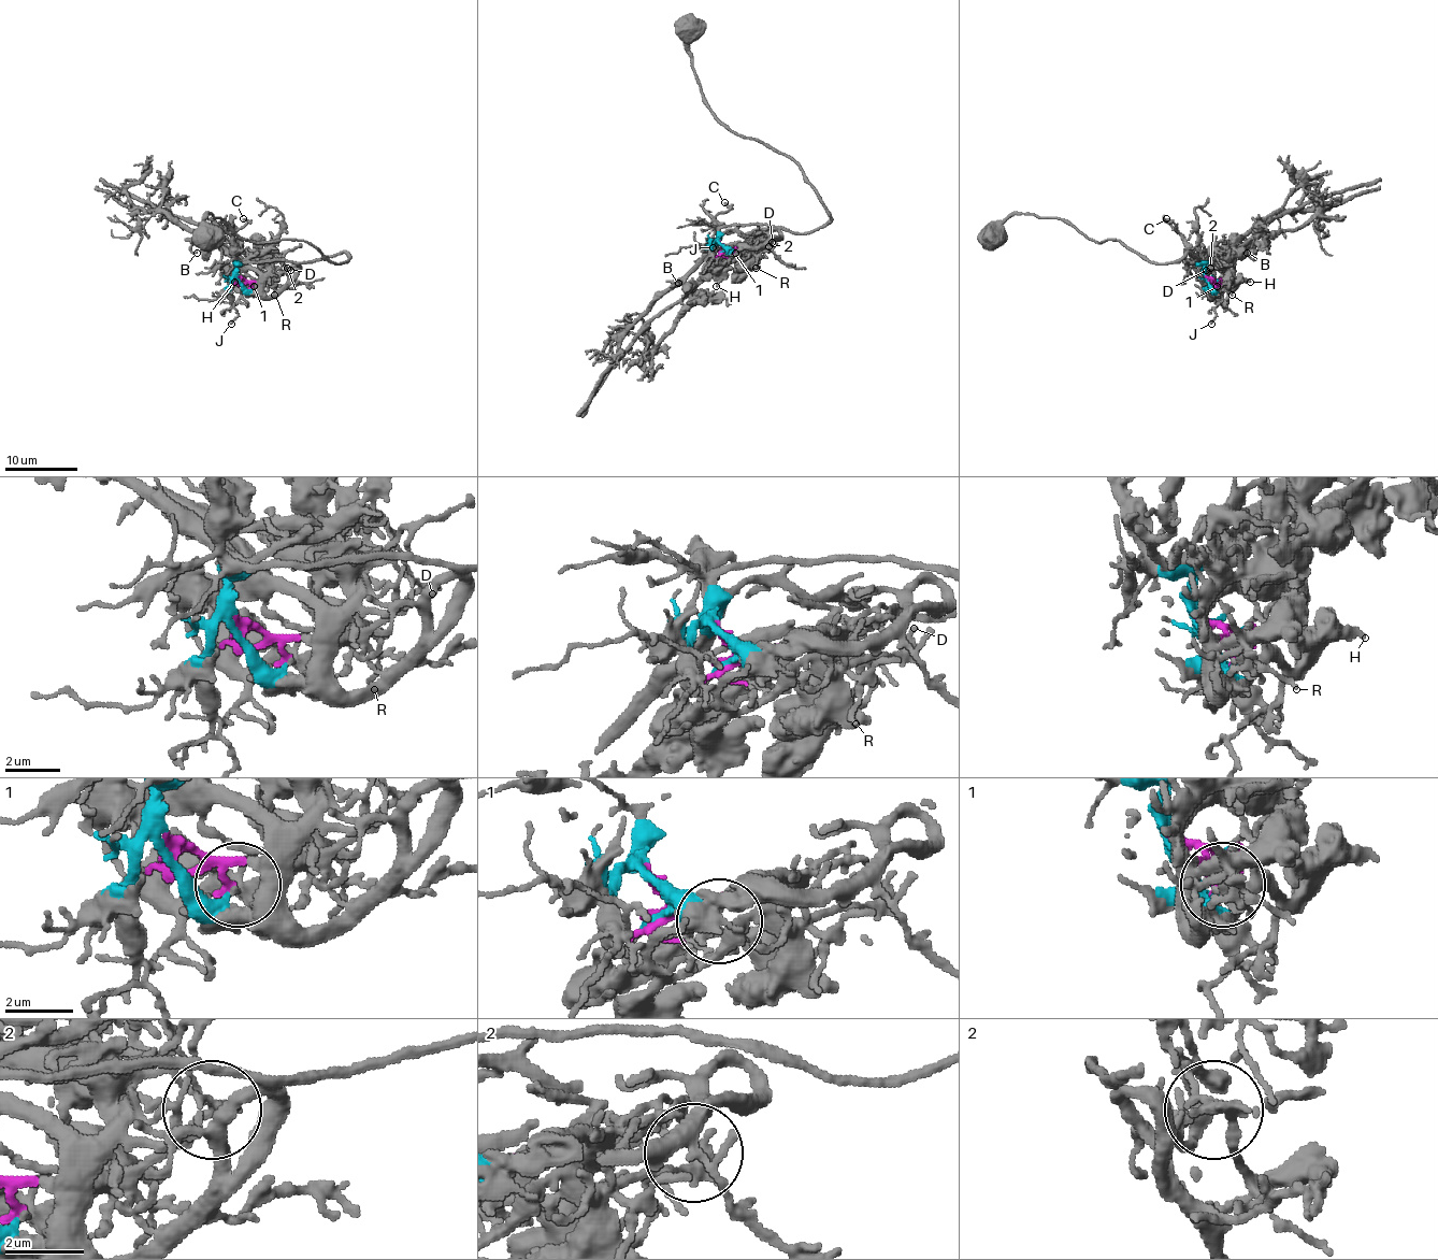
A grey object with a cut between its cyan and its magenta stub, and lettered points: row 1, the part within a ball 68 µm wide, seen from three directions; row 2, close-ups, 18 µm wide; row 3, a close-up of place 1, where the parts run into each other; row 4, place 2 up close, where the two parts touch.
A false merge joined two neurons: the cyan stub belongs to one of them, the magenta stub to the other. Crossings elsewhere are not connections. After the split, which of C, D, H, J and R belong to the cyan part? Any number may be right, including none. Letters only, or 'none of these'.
C, J

